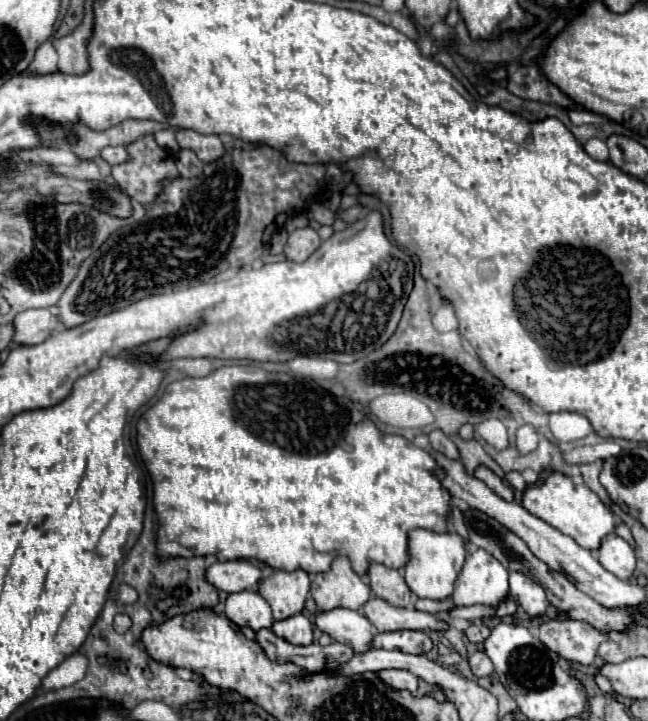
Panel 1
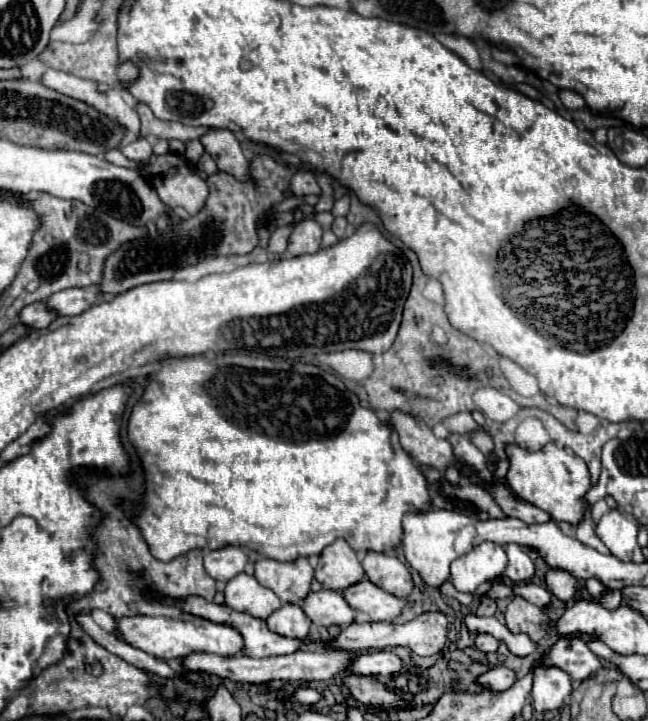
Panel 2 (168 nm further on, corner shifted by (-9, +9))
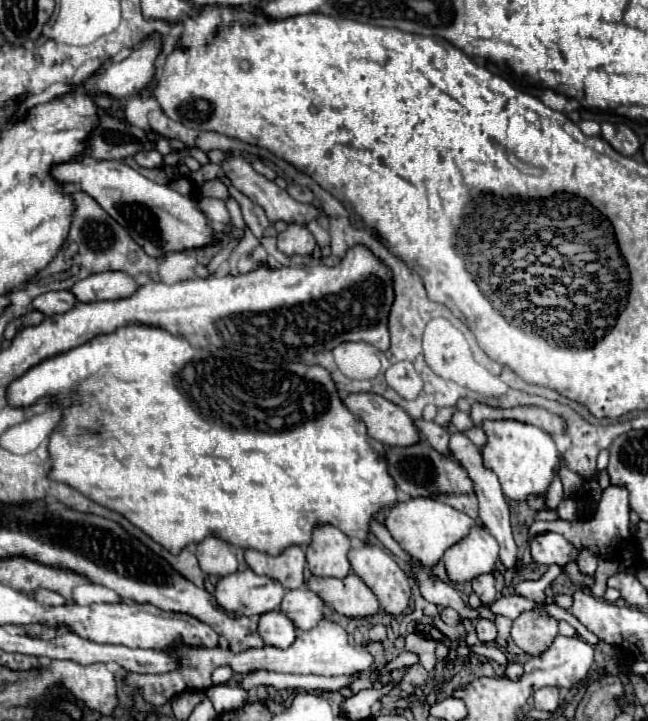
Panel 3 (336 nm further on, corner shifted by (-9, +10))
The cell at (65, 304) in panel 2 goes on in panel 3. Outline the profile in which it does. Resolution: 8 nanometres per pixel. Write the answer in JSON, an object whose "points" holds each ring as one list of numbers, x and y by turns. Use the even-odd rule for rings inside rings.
{"points":[[109,270,79,280,71,290,79,302,97,302,97,300,129,298,137,288,139,284,127,272]]}

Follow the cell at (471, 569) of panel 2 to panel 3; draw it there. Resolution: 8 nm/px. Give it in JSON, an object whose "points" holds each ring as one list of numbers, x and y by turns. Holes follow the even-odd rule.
{"points":[[471,526,469,534,443,554,443,564,453,582,469,582,473,576,493,572,497,558,497,540,483,526]]}

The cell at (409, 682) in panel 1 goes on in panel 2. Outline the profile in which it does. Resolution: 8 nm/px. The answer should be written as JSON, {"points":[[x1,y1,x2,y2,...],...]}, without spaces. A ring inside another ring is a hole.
{"points":[[369,651,369,653,363,653,351,665,351,673,379,675,379,677,393,677,401,669,403,669,403,661,391,651]]}

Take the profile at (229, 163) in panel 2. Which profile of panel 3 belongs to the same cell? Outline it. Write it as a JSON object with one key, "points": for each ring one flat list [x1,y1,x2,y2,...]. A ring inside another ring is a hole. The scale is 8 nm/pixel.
{"points":[[239,156,239,158,229,158,229,160,225,160,225,162,223,162,223,172,225,172,225,176,231,180,231,184,233,184,239,192,243,192,247,198,251,198,255,204,259,204,259,206,265,210,265,214,267,214,267,218,269,218,271,224,275,224,277,220,283,220,285,224,307,226,311,220,315,220,315,218,321,214,321,210,313,208,311,204,301,204,301,202,293,200,293,198,291,198,285,190,281,190,275,182,271,182,271,180,267,180,265,176,257,174,257,172,251,168,251,164,249,164,247,160,243,160,241,156]]}

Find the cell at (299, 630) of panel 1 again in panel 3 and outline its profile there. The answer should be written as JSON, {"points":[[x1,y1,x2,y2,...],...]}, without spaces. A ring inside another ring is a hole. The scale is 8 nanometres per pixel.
{"points":[[281,610,265,612,259,618,257,632,267,646,275,646,275,648,287,648,295,640,293,622]]}

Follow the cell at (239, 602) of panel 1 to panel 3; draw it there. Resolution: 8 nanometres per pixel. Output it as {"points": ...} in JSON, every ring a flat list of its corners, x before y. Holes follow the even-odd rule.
{"points":[[247,568,245,572,233,572,219,578,213,596,217,604,227,612,261,616,279,608,285,596,285,588,277,580,259,576,251,568]]}

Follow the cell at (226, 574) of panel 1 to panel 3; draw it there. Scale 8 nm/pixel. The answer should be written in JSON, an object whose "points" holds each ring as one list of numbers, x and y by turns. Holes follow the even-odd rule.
{"points":[[207,536,205,540,201,540,197,544,195,556,205,574,227,576,227,574,237,572,237,558,231,552,229,544,225,544,223,540,219,540,215,536]]}

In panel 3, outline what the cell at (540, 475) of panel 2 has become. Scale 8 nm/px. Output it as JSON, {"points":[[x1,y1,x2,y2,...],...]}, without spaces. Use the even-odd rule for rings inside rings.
{"points":[[483,420,481,428,487,436,485,446,481,448,483,464,497,474,507,500,523,502,529,494,547,492,561,460,561,452,547,432,519,420]]}

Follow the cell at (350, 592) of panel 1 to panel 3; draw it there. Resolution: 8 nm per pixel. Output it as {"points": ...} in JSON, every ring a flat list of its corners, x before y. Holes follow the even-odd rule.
{"points":[[315,524,311,544,307,546,307,564,315,576,345,578,351,570,347,560,349,538,331,524]]}

